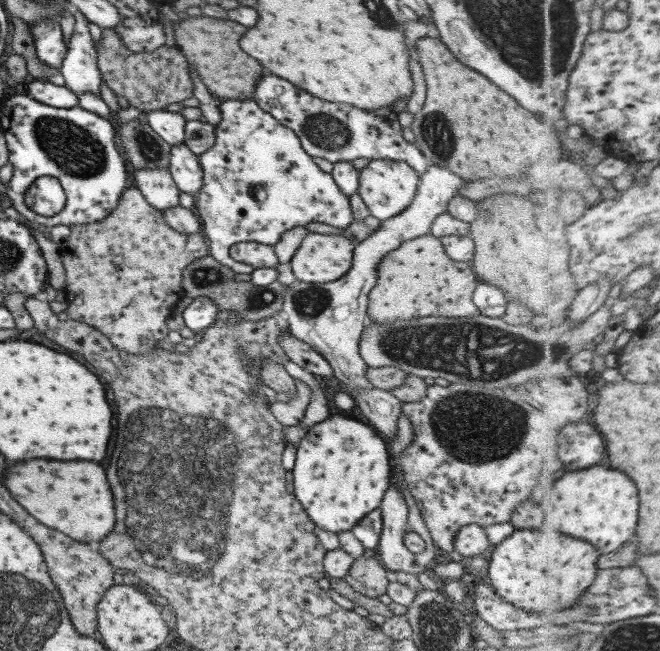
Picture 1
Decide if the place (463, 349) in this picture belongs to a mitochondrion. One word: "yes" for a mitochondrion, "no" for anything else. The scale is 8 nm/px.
yes

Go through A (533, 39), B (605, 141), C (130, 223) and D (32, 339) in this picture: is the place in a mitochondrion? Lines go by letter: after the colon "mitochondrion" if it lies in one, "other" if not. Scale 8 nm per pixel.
A: mitochondrion
B: other
C: other
D: other

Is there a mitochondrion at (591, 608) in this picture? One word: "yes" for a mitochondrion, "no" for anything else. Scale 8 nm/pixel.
yes

